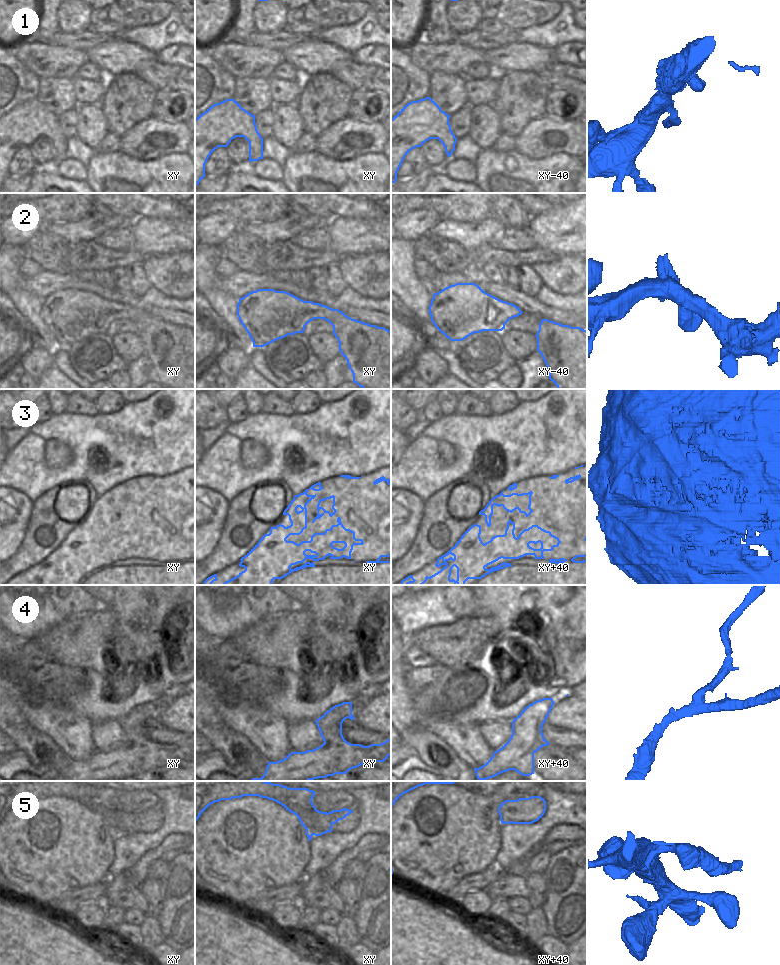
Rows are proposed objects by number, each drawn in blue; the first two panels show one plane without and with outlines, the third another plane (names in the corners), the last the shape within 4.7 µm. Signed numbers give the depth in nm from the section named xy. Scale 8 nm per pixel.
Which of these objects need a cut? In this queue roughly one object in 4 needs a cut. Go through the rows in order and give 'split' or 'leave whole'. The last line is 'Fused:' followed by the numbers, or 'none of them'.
1: leave whole
2: leave whole
3: leave whole
4: split
5: split
Fused: 4, 5

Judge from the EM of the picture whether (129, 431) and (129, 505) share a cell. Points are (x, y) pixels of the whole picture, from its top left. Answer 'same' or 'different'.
different

